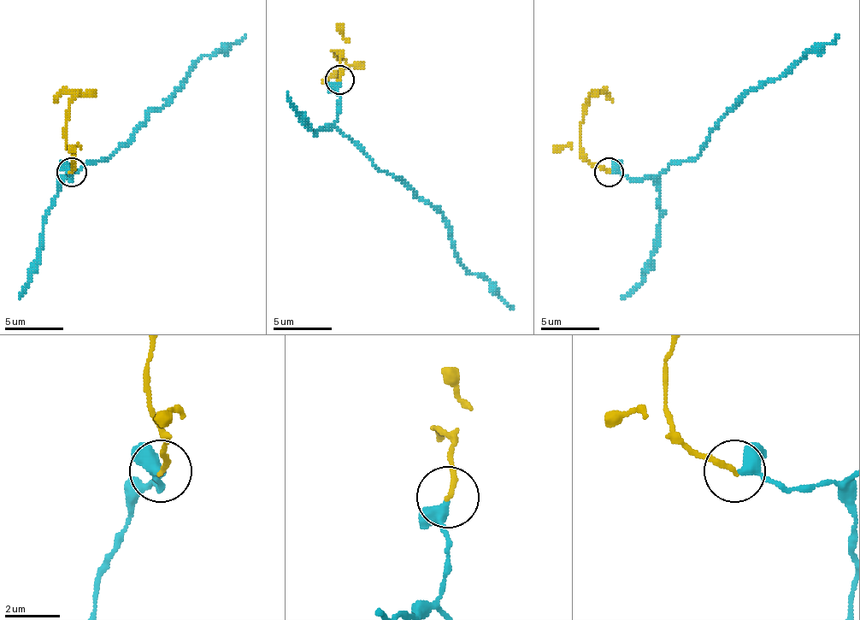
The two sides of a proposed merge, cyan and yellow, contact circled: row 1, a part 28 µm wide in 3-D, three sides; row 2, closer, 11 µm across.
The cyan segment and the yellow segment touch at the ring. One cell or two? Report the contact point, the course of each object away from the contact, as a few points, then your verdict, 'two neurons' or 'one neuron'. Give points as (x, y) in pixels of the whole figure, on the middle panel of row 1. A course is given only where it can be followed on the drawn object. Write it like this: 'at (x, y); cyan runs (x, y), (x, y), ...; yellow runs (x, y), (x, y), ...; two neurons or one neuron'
at (339, 79); cyan runs (340, 80), (340, 112), (334, 124), (372, 162), (443, 215), (454, 256), (472, 274), (484, 276), (513, 309); yellow runs (340, 80), (340, 56), (334, 50), (346, 62), (322, 83); one neuron

